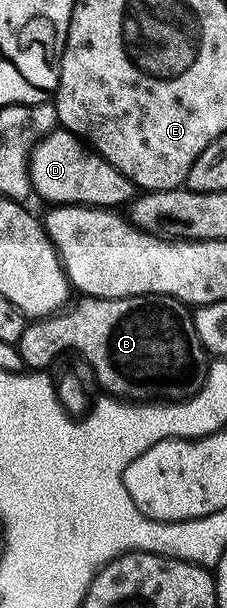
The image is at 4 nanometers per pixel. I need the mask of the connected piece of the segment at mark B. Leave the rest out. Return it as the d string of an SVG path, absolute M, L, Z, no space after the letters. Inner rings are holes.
M88 296L77 300L50 316L35 318L28 323L17 345L28 369L47 370L56 357L70 350L87 360L95 372L96 385L106 395L132 402L174 402L199 393L207 377L209 353L201 338L197 338L192 309L183 301L171 296Z

